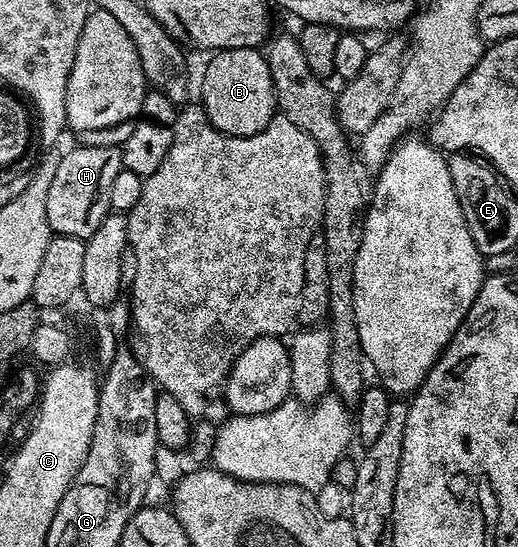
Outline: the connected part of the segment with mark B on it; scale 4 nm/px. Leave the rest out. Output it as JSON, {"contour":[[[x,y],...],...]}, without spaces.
{"contour":[[[254,48],[226,49],[213,57],[216,58],[209,63],[200,85],[199,100],[204,113],[212,126],[226,135],[258,135],[278,113],[267,56]]]}

